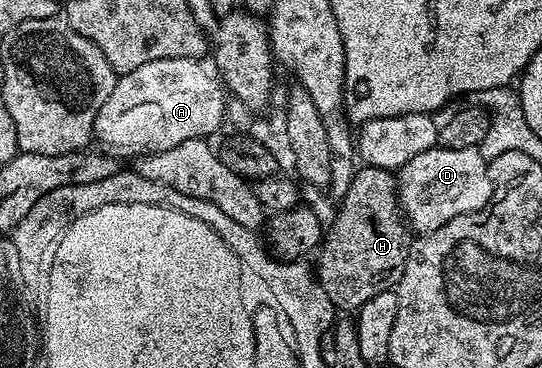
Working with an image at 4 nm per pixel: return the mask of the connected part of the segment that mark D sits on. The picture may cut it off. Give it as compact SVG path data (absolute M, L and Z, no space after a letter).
M436 147L414 156L397 170L399 207L406 224L416 234L432 233L449 223L449 219L457 219L457 215L485 207L491 201L491 177L487 174L487 166L478 148Z

